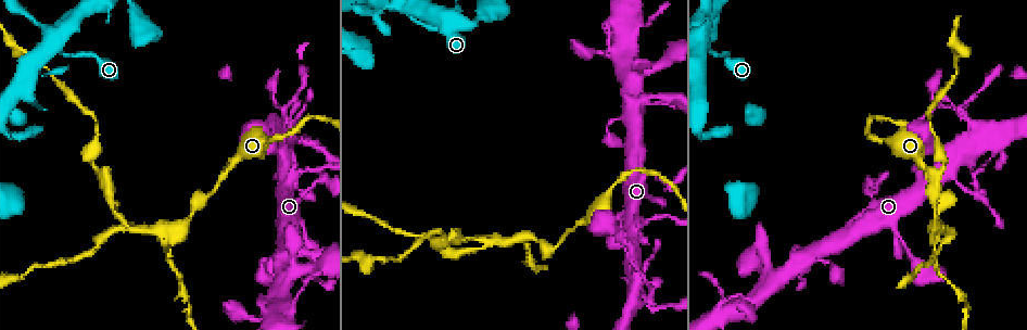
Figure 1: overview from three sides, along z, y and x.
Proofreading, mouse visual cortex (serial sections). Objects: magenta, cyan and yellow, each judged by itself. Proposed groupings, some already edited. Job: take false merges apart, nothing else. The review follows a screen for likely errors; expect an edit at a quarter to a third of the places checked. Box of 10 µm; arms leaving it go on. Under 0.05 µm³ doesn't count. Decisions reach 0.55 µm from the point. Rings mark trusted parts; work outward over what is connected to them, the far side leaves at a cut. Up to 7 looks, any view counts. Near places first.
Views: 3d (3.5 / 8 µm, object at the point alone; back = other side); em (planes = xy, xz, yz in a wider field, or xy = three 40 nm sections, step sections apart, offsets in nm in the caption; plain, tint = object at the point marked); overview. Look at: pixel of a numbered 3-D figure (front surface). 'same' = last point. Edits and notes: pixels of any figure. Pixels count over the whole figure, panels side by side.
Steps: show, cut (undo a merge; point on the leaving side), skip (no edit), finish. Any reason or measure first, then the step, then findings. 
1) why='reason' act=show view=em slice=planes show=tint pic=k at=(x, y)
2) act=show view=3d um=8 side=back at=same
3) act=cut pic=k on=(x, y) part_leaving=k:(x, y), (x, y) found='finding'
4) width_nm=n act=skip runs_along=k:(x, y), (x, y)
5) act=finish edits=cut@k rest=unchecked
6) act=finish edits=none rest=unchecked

why='abrupt turn' act=show view=3d um=8 pic=1 at=(961, 111)

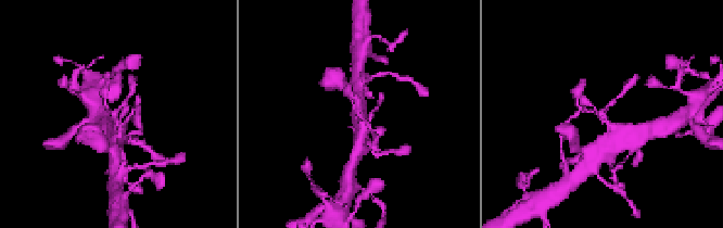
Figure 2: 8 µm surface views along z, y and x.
why='now the EM' act=show view=em slice=xy step=3 show=tint at=same

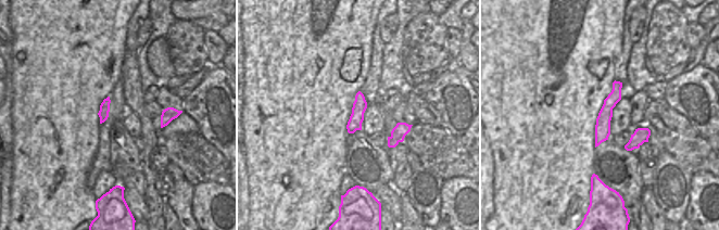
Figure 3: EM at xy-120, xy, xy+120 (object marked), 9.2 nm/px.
width_nm=130 act=skip runs_along=2:(614, 140), (605, 117), (575, 104) found='all the same cell'

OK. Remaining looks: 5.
why='thick turns thin' act=show view=3d um=3.5 pic=1 at=(272, 140)

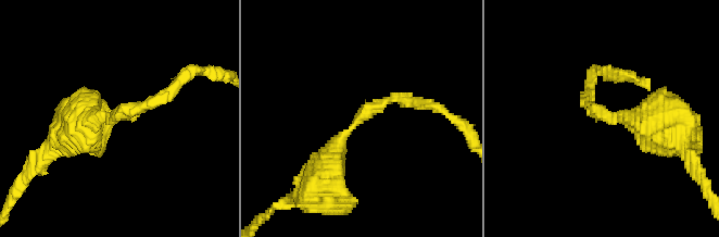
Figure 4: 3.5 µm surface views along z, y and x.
arm_widths_nm=150,450 why='now the EM' act=show view=em slice=planes show=tint pic=4 at=(611, 118)

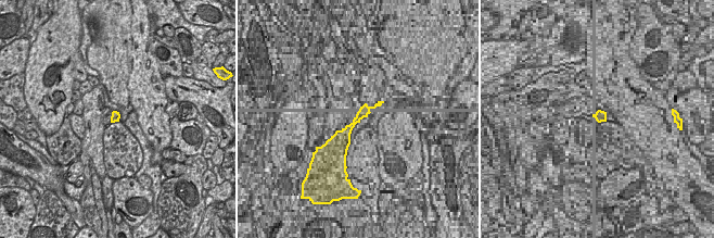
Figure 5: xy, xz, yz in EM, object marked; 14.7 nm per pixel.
act=skip found='all the same cell'

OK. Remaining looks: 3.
why='thick turns thin' act=show view=3d um=8 pic=1 at=(285, 253)

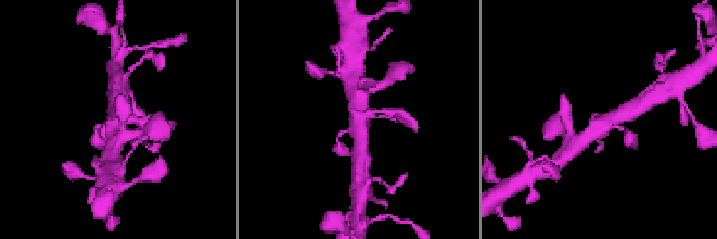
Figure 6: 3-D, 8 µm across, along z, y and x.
act=show view=em slice=xy step=3 show=tint at=same

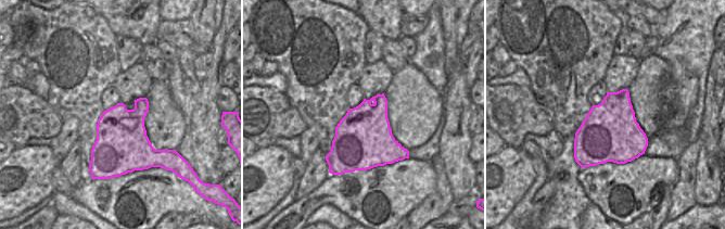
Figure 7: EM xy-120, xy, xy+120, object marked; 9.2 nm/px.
act=skip runs_along=6:(628, 112), (607, 122), (577, 146) found='continuous, no second cell'

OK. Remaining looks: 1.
act=finish edits=none rest=unchecked

